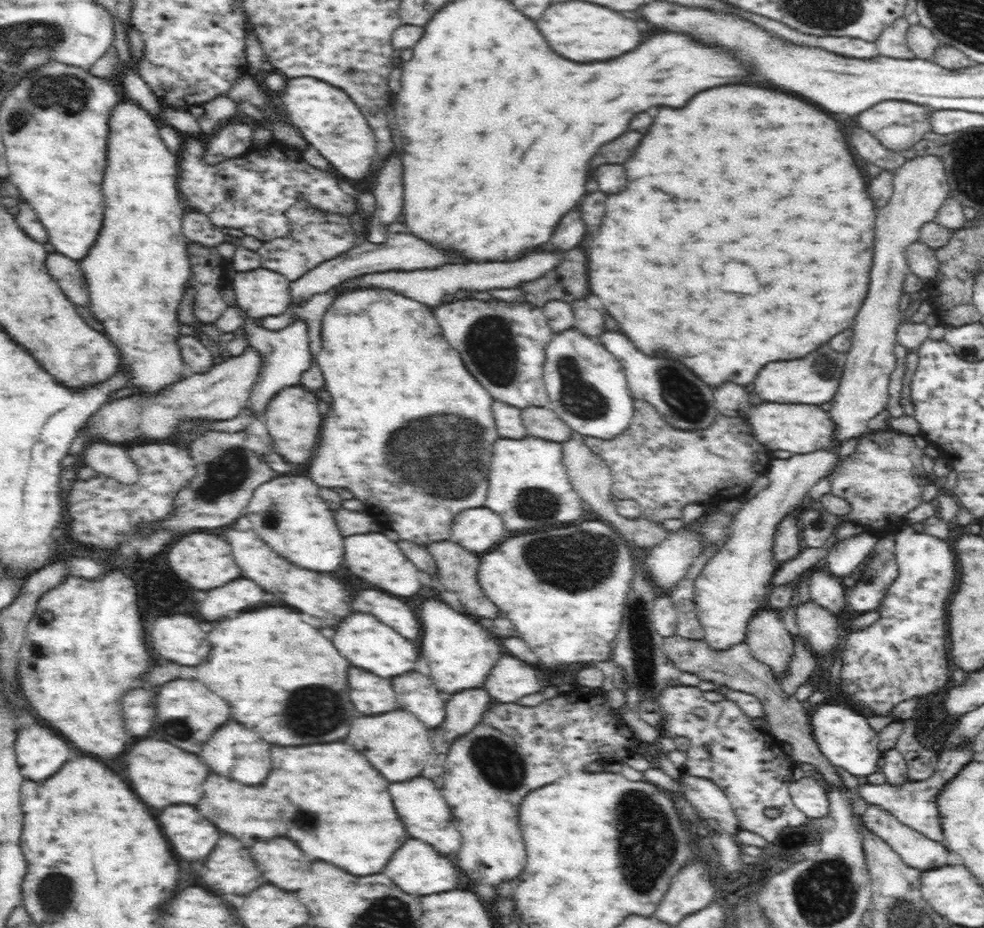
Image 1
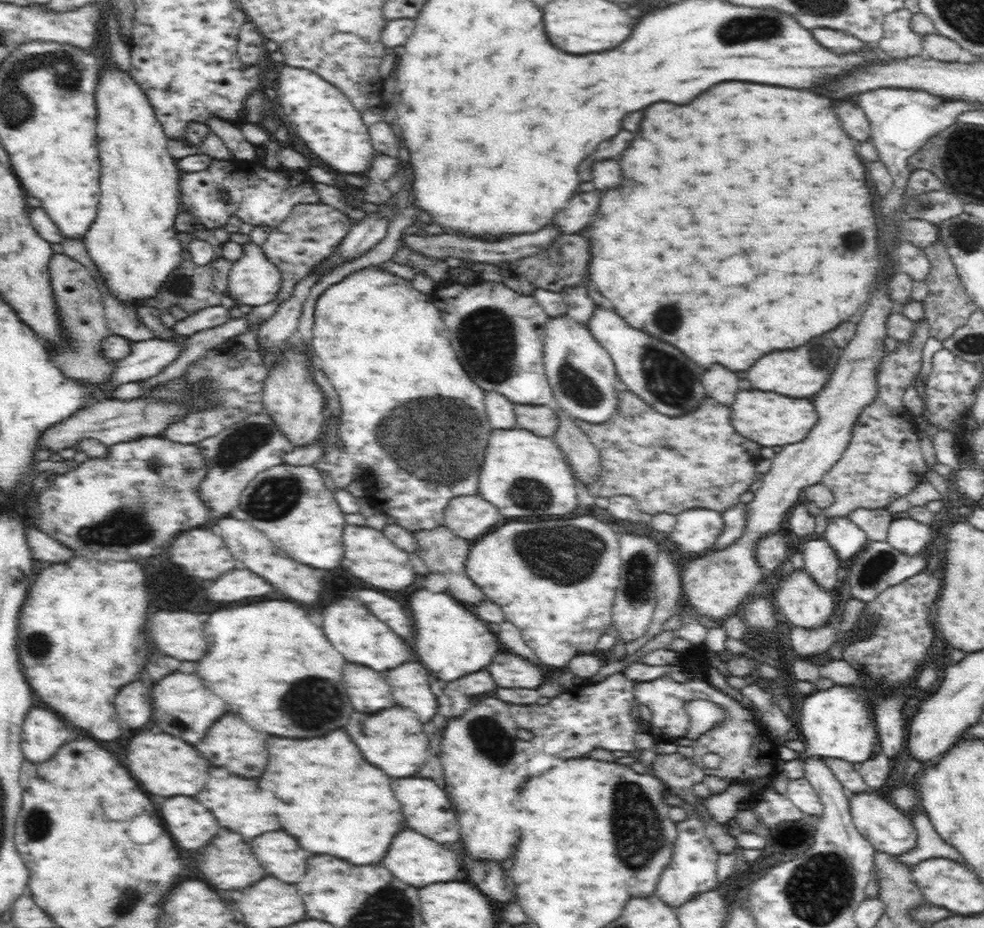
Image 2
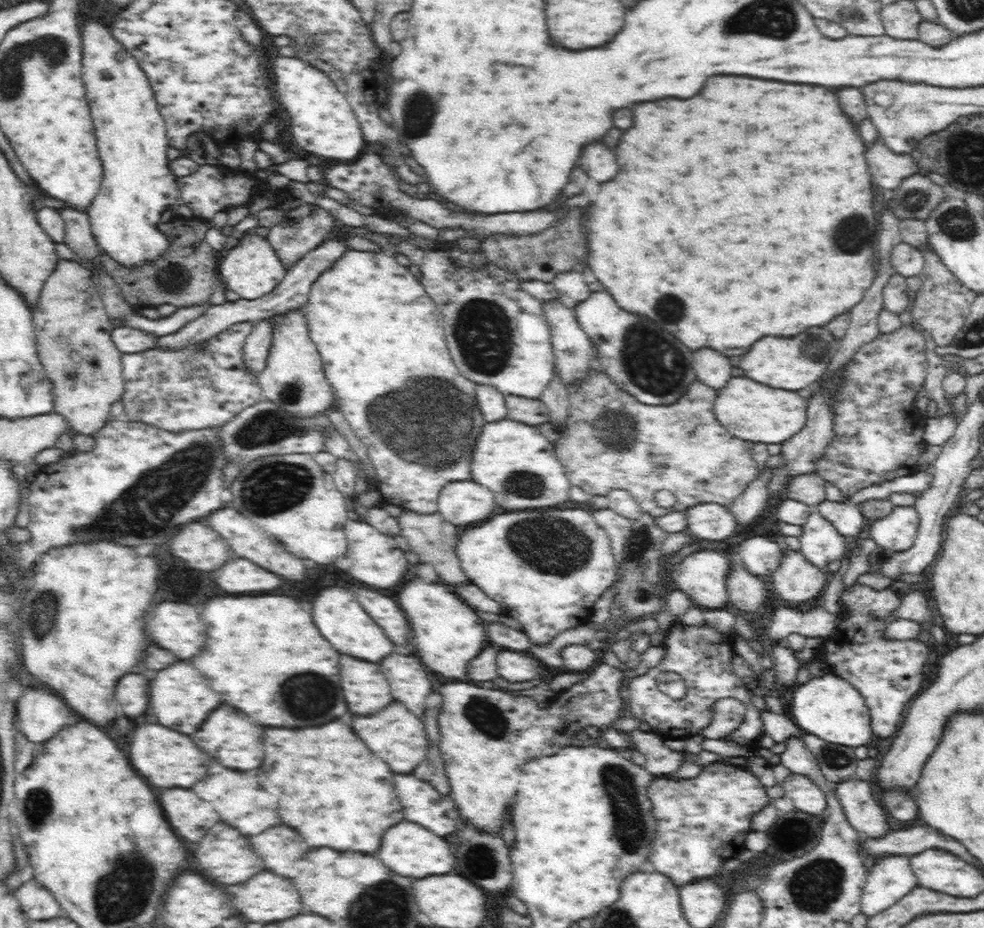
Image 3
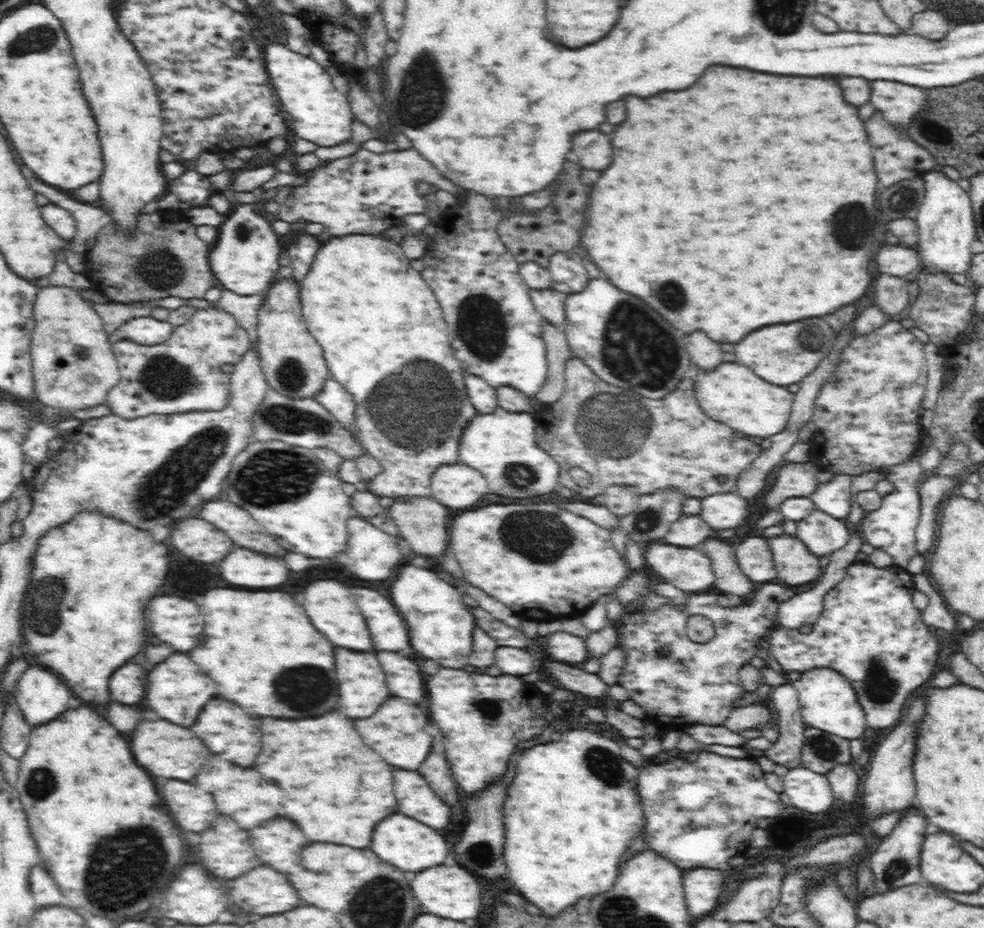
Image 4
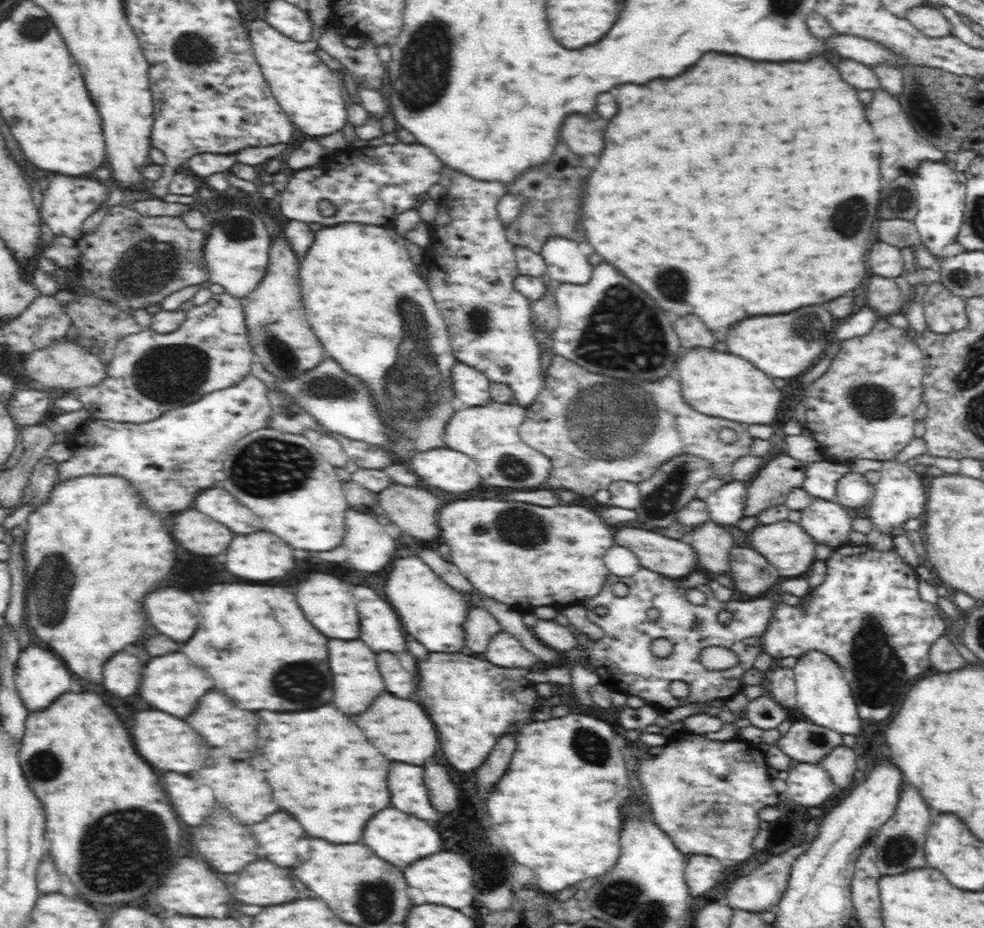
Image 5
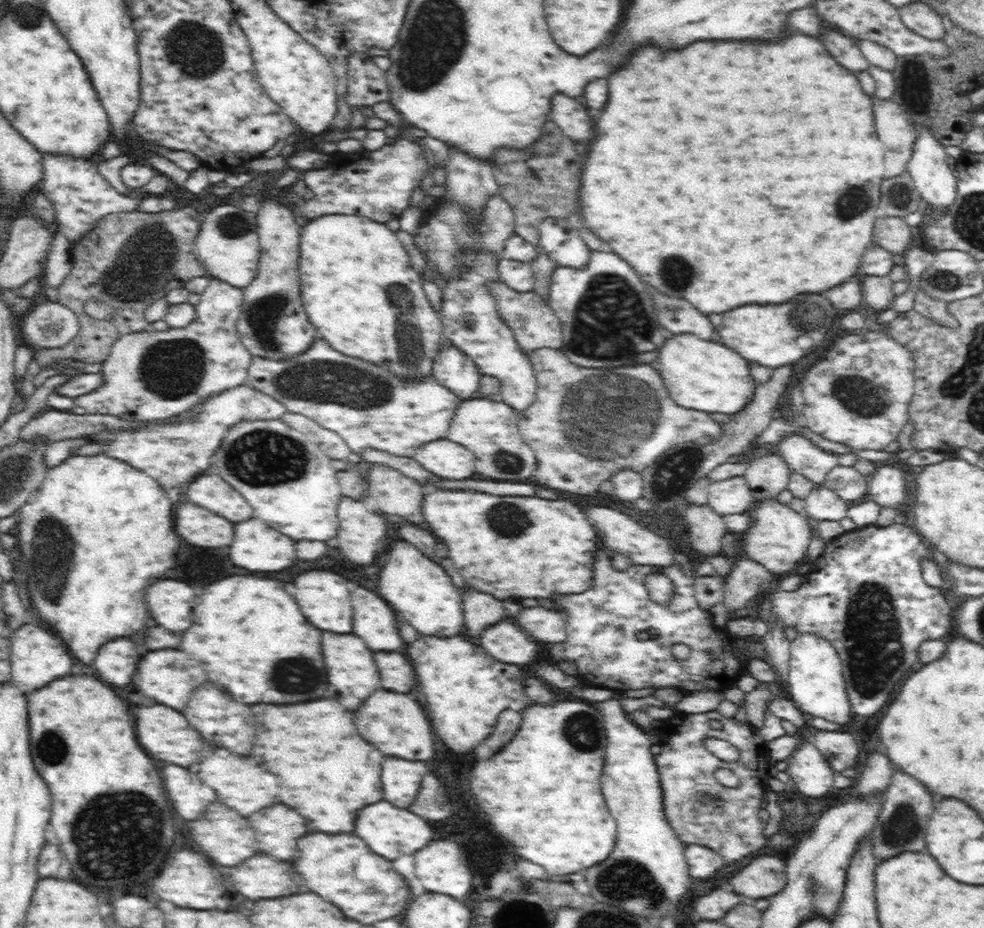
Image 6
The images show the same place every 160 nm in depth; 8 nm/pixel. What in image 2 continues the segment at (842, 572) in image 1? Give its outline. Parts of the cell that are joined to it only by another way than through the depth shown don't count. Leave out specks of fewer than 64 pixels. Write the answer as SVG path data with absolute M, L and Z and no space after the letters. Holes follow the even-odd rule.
M828 516L826 521L828 526L823 535L840 560L852 558L869 543L867 535L847 516Z

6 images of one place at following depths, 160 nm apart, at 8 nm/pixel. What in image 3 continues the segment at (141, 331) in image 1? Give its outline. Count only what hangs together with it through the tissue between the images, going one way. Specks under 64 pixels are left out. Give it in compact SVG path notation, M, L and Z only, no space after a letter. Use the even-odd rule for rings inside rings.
M87 15L84 16L79 31L80 39L83 40L82 80L103 166L101 188L88 206L87 215L92 234L100 249L120 264L136 268L148 260L160 258L168 250L168 240L156 229L156 224L165 219L180 202L180 192L177 184L174 184L177 177L172 173L170 161L166 158L169 144L165 120L159 111L155 92L148 77L141 70L137 60L114 38L111 27Z

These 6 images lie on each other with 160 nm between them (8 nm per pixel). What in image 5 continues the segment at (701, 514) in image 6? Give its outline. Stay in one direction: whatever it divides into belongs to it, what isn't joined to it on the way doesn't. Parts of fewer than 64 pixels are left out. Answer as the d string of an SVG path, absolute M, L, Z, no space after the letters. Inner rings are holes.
M710 518L697 528L690 529L685 541L691 545L701 567L714 574L730 573L728 554L734 548L727 526L720 526Z

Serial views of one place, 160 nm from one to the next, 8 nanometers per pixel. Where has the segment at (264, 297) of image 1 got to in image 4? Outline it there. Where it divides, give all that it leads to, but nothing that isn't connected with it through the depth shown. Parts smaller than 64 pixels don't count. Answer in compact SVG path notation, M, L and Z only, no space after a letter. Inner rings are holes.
M278 188L261 190L251 203L238 204L218 226L216 242L209 244L210 268L216 281L223 284L224 289L231 290L240 296L264 295L268 286L279 271L280 251L284 250L283 238L274 232L266 218L254 211L258 205L274 199Z

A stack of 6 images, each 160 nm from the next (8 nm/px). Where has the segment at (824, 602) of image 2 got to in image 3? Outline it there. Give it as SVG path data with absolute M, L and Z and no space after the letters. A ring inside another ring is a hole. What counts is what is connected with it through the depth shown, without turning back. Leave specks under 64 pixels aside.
M782 550L778 568L771 574L774 592L793 608L802 608L818 598L828 581L827 572L806 560L801 551Z

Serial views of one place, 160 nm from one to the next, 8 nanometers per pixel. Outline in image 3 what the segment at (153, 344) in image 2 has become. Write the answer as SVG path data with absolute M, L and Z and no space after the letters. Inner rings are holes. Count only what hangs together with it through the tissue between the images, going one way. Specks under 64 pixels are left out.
M336 236L328 238L318 248L306 252L300 260L296 260L292 266L286 268L286 274L283 280L270 292L268 295L260 296L260 299L244 300L238 299L236 301L226 301L219 305L210 305L202 316L196 320L184 325L177 333L161 336L157 340L157 346L159 348L182 348L182 346L188 346L188 344L198 344L198 342L204 342L212 336L216 336L218 332L230 328L232 324L247 323L250 320L261 320L270 318L274 314L284 314L286 310L294 310L294 308L302 308L306 304L306 294L312 286L312 282L324 272L328 270L328 266L332 266L346 250L346 244L342 239L344 236Z

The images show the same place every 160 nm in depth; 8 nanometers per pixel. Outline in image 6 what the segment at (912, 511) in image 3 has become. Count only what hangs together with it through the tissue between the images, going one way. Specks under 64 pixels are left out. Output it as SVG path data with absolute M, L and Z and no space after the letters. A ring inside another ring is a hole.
M877 466L872 474L866 476L868 492L865 500L873 500L881 507L900 508L906 502L906 478L895 466Z

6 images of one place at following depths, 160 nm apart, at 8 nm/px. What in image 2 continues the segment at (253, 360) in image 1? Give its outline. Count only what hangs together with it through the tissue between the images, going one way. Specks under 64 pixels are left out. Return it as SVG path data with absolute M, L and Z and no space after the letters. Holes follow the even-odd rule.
M140 398L128 400L128 402L106 399L104 402L91 403L90 406L77 410L66 420L46 428L40 434L40 444L52 450L53 453L62 448L76 447L77 442L82 438L96 439L109 447L120 442L136 440L140 436L162 435L162 430L166 430L166 426L182 414L182 409L174 403L147 402Z

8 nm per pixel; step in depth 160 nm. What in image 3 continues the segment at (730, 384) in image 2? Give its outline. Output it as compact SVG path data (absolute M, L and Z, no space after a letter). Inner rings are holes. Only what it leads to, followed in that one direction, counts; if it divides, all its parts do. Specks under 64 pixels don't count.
M696 350L692 351L692 362L694 362L695 373L697 380L707 384L708 387L724 389L724 384L731 379L732 365L728 356L722 351L716 350Z

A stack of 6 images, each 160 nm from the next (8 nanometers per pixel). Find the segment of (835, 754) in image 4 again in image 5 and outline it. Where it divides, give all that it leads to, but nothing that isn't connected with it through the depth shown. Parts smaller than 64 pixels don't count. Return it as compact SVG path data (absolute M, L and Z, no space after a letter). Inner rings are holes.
M796 718L776 744L792 762L819 764L834 746L843 743L842 735L831 728Z

